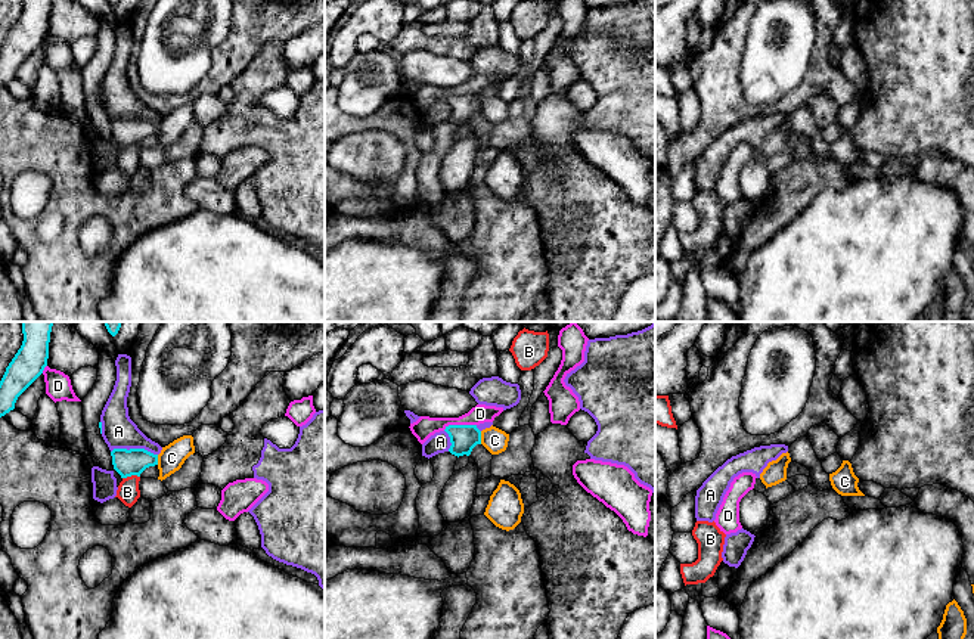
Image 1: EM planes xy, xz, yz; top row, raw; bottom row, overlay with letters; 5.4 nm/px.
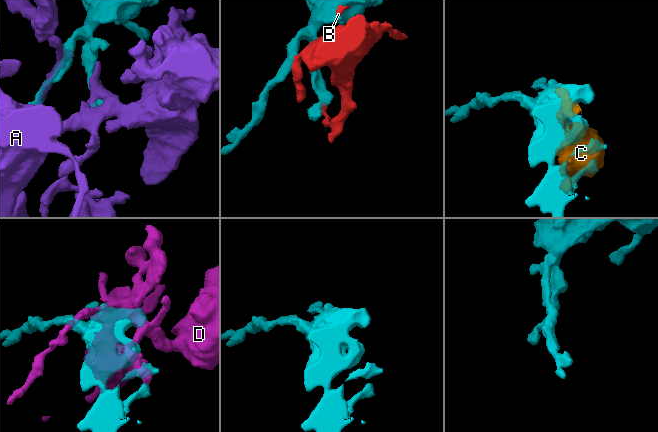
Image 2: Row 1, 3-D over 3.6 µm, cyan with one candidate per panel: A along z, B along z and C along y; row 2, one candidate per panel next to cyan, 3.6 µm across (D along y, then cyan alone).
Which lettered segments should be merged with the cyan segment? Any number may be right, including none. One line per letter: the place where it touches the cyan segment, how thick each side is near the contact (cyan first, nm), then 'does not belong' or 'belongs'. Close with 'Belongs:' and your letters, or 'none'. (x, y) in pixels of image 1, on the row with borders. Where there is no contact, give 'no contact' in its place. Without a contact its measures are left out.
A: xy (135, 449) | 140/190 nm | does not belong
B: xy (130, 475) | 140/120 nm | does not belong
C: xz (480, 437) | 150/140 nm | does not belong
D: xz (459, 425) | 150/120 nm | does not belong
Belongs: none

